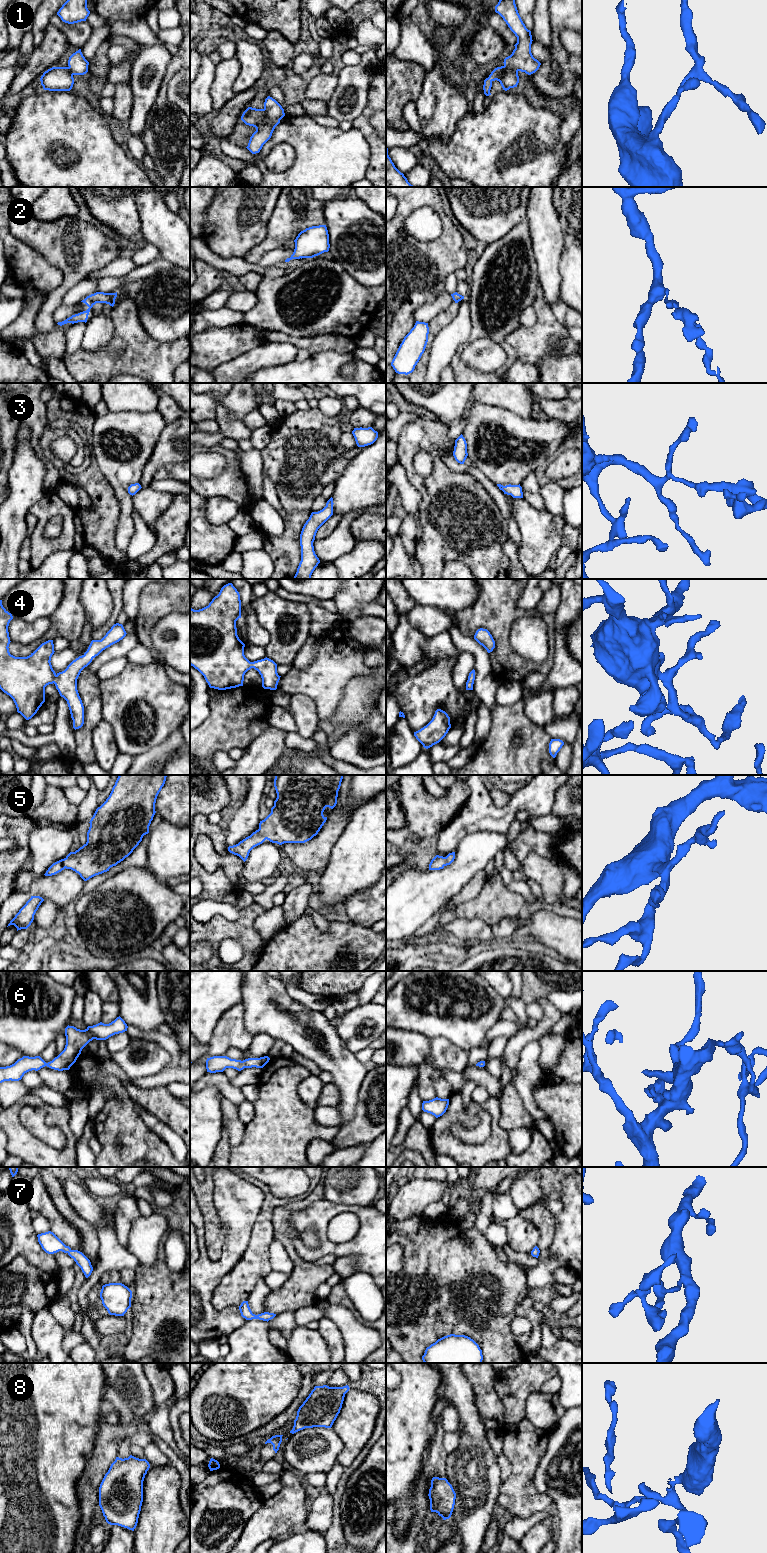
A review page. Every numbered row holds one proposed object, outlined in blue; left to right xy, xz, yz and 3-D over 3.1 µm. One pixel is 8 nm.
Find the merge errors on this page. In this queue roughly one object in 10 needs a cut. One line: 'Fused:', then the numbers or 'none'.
Fused: none

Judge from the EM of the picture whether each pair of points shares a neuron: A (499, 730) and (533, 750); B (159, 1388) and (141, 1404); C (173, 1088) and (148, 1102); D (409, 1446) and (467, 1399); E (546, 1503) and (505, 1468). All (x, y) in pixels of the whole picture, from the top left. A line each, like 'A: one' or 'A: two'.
A: one
B: two
C: two
D: two
E: two

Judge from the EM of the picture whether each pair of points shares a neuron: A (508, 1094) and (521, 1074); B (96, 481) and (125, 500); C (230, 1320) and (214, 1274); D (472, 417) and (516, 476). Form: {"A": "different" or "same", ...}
{"A": "different", "B": "different", "C": "same", "D": "same"}

